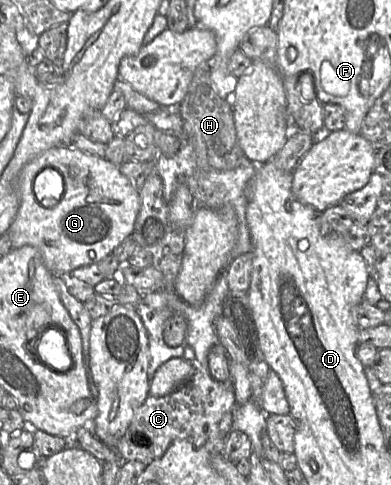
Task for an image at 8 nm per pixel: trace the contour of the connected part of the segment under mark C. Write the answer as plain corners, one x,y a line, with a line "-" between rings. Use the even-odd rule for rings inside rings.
195,368
194,374
171,393
161,397
148,395
114,449
121,461
137,461
147,466
162,457
174,440
187,439
200,448
208,437
228,436
234,430
235,411
232,381
215,381
208,372

